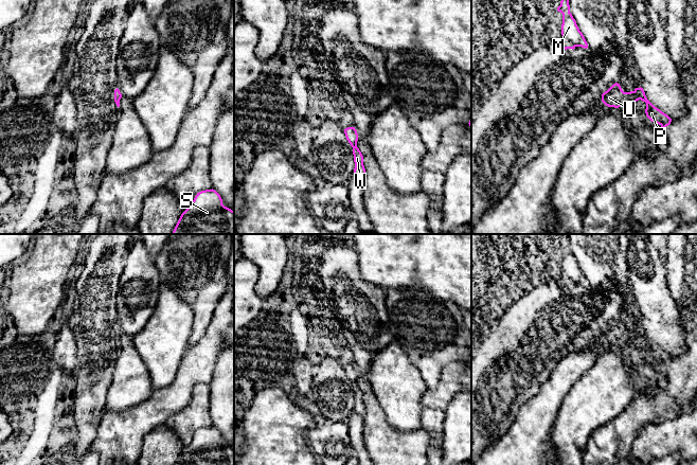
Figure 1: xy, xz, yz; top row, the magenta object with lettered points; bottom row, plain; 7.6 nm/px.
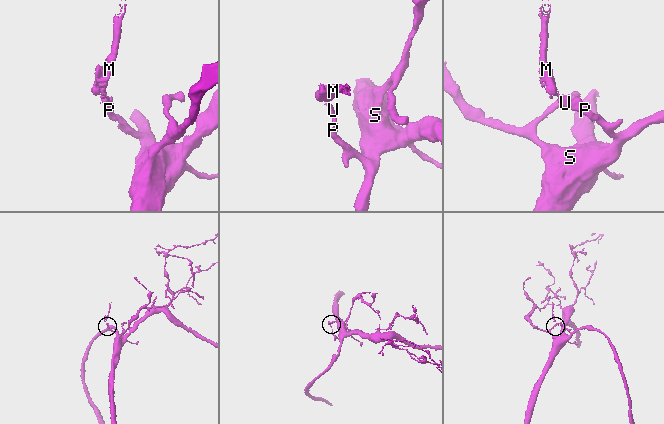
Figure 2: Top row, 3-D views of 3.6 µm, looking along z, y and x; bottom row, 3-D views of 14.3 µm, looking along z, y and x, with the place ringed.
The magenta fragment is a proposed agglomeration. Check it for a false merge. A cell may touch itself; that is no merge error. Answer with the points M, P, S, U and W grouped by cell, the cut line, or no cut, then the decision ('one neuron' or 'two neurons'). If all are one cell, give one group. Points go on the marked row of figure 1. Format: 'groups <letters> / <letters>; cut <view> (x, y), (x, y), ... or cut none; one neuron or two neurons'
groups M P S U W; cut none; one neuron

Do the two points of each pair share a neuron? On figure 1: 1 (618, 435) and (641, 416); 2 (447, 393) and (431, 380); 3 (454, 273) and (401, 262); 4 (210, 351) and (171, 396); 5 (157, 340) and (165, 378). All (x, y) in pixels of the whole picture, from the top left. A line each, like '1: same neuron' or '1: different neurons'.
1: same neuron
2: different neurons
3: same neuron
4: same neuron
5: same neuron

